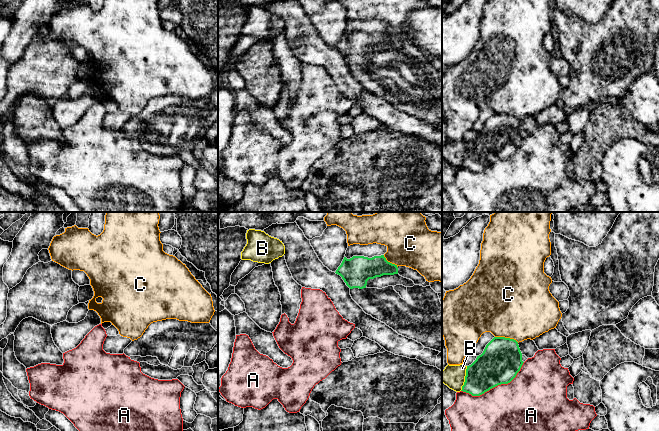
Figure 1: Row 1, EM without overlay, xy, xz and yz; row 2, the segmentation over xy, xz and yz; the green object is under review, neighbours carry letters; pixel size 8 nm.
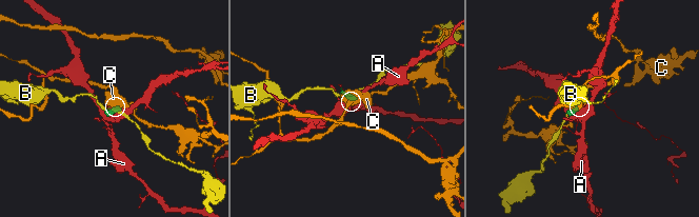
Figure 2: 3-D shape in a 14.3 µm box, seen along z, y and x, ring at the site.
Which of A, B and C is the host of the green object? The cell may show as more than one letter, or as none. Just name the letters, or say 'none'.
none

